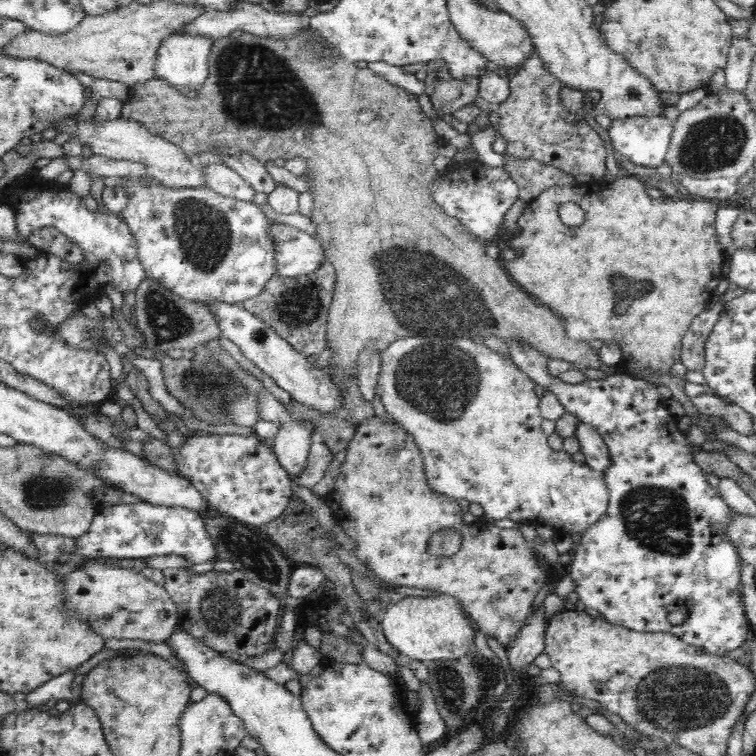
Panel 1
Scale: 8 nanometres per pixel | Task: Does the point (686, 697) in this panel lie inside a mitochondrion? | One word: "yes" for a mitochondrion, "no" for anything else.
yes

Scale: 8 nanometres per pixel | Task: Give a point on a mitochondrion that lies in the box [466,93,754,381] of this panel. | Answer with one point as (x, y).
(716, 143)

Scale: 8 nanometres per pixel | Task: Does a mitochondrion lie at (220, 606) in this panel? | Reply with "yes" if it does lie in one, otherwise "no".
yes

